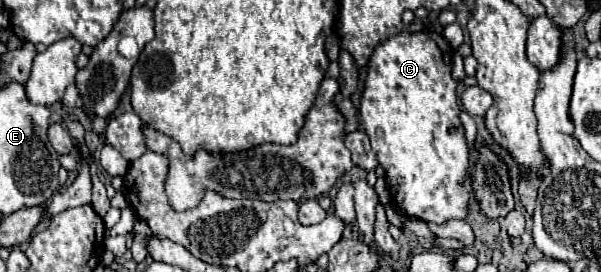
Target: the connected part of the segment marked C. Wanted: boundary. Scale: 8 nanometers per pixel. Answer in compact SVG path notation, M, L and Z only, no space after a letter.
M436 30L400 32L396 36L390 36L378 44L378 48L374 48L374 56L368 62L364 92L360 98L360 126L370 136L376 158L386 170L396 208L400 208L406 216L414 216L426 222L430 220L436 224L442 224L450 218L464 218L468 210L468 192L462 186L468 168L468 146L464 128L458 118L458 82L450 74L452 54L454 50Z

